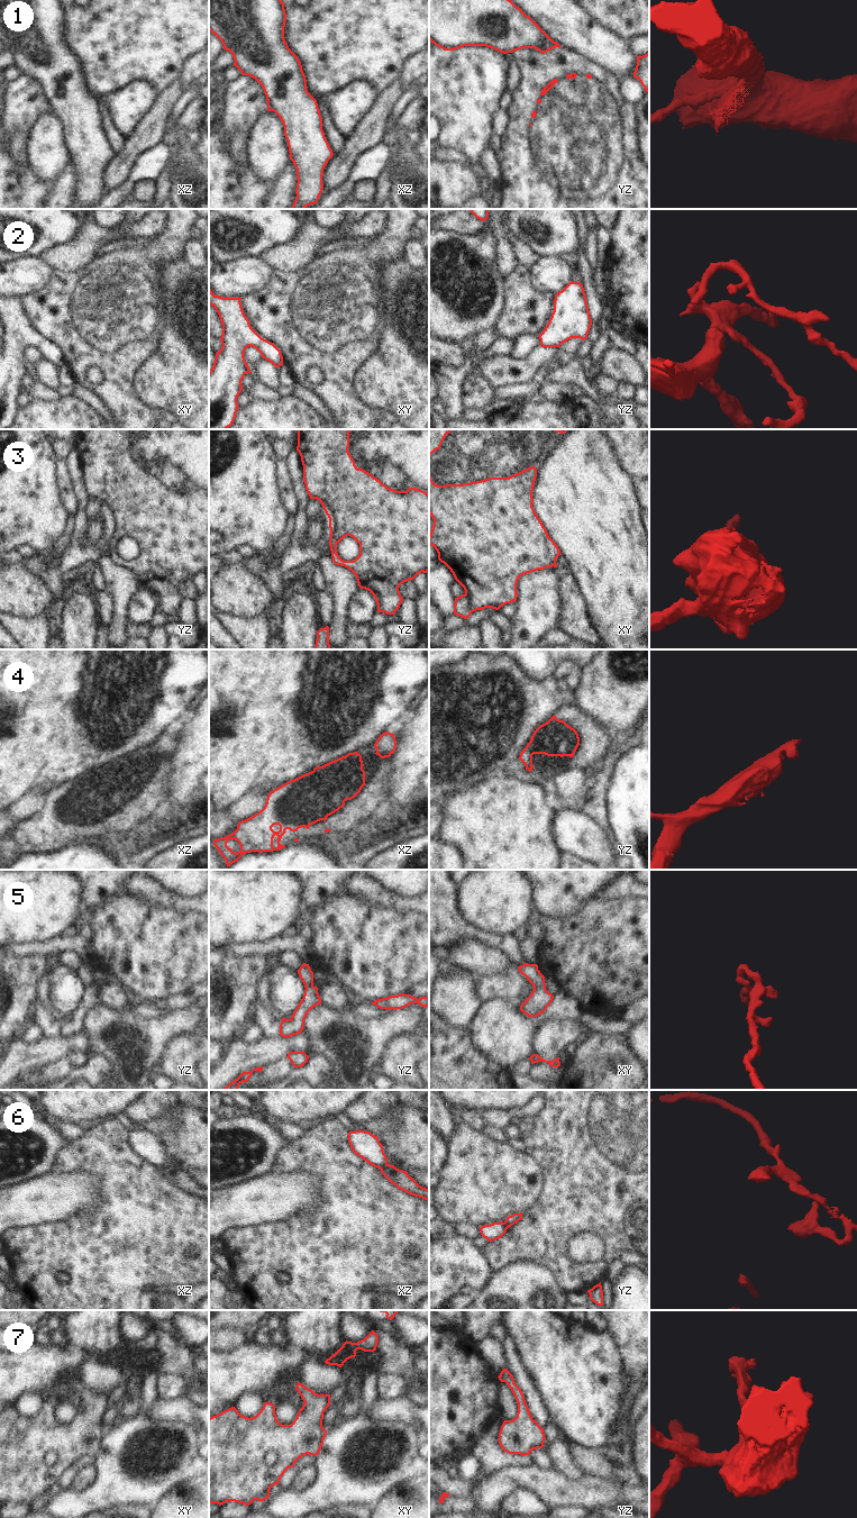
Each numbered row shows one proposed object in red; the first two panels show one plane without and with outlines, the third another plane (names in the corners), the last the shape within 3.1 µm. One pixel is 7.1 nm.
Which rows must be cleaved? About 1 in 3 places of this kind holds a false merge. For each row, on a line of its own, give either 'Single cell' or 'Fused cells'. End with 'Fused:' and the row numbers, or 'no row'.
1: Fused cells
2: Single cell
3: Fused cells
4: Single cell
5: Single cell
6: Fused cells
7: Single cell
Fused: 1, 3, 6.

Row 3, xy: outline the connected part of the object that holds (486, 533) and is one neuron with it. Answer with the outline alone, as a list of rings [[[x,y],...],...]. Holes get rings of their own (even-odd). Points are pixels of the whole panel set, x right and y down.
[[[530,466],[509,478],[489,478],[463,484],[435,484],[429,475],[429,515],[434,519],[429,544],[438,553],[438,560],[453,573],[464,588],[473,611],[492,608],[517,600],[520,576],[547,567],[557,567],[556,558],[562,555],[558,546],[548,536],[546,528],[532,507],[534,484],[537,469]]]

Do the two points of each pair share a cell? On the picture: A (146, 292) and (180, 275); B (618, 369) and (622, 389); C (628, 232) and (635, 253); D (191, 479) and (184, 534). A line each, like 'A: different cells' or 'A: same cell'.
A: different cells
B: different cells
C: same cell
D: same cell

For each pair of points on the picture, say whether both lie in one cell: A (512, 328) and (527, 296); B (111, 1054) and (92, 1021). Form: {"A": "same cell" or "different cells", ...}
{"A": "same cell", "B": "same cell"}

